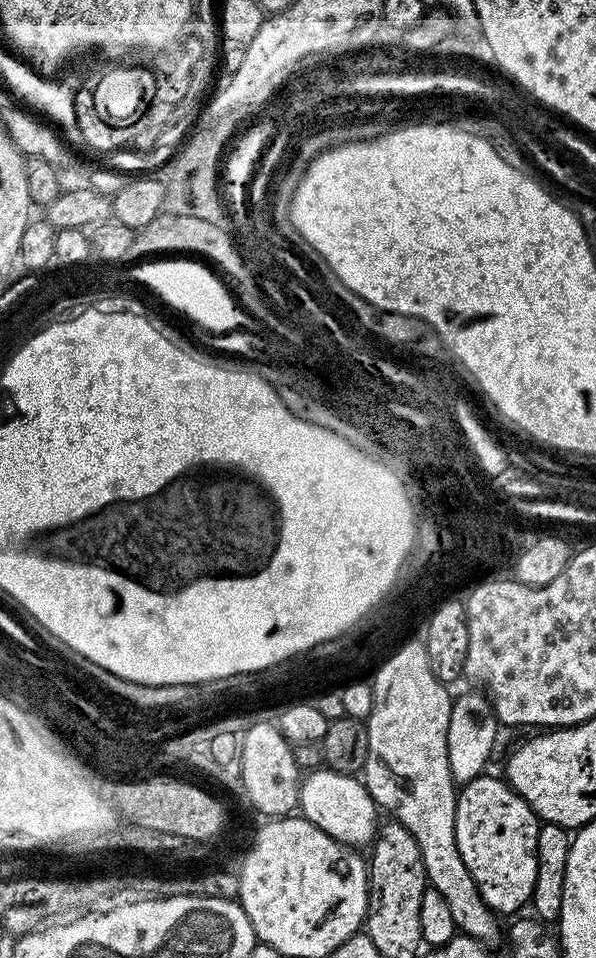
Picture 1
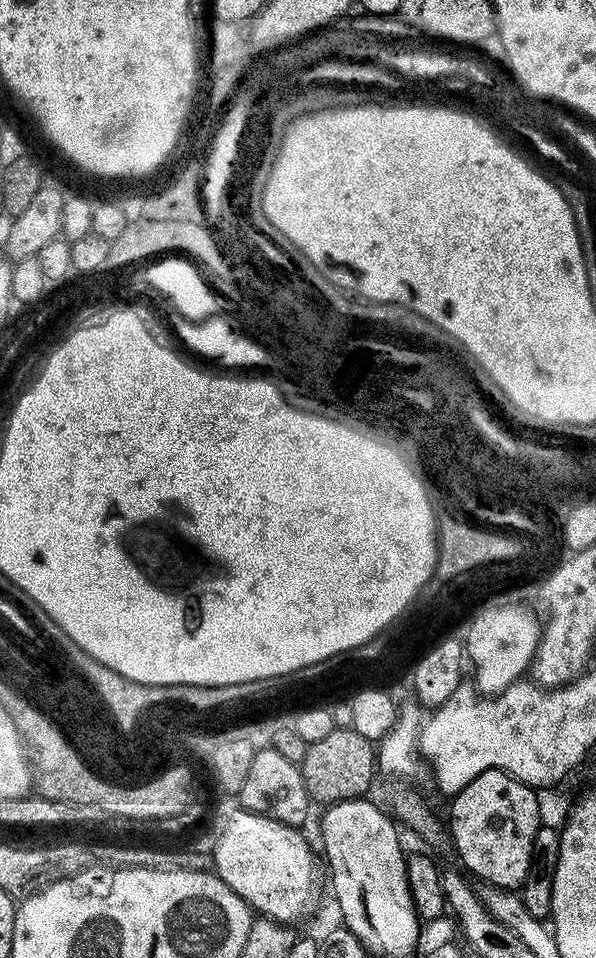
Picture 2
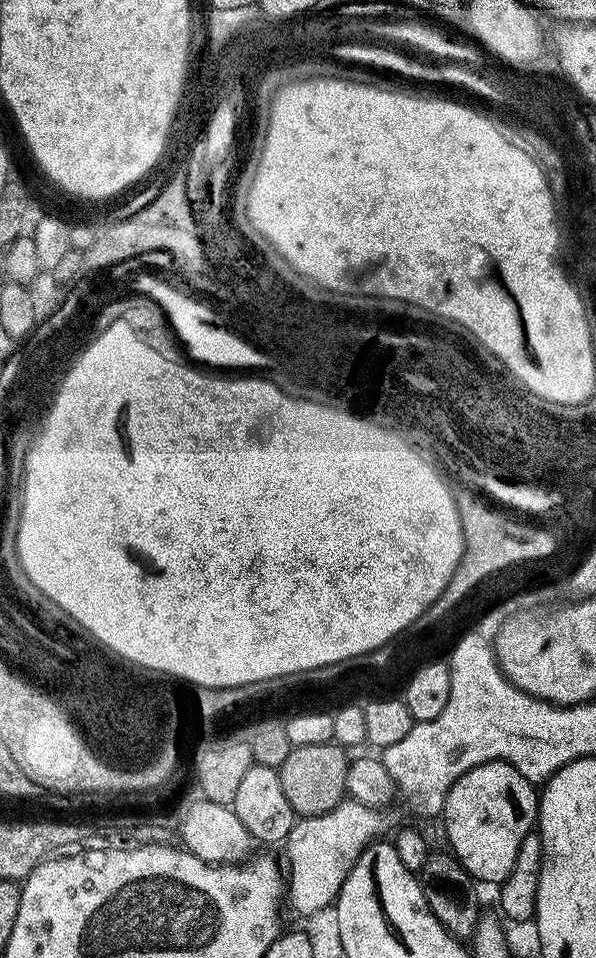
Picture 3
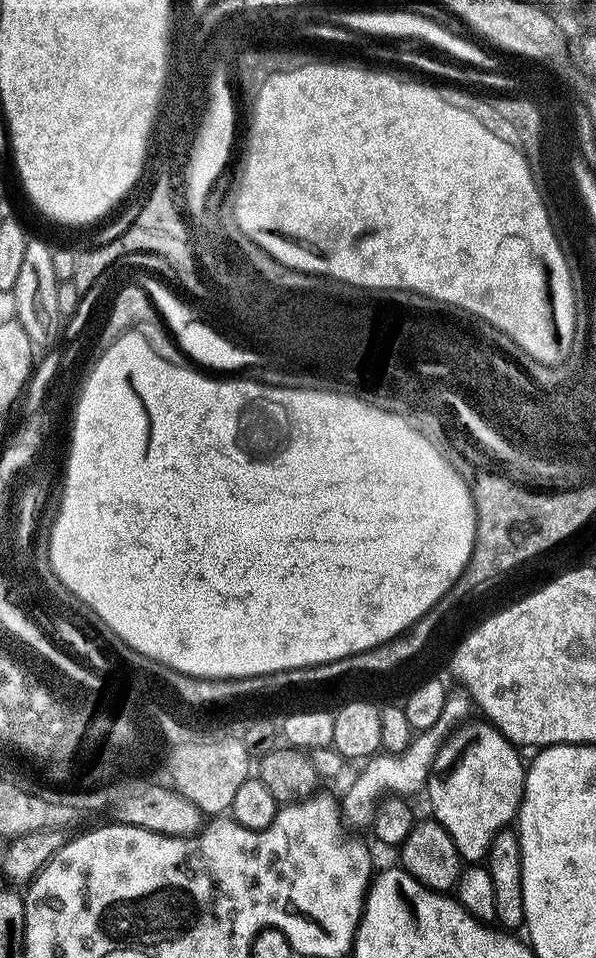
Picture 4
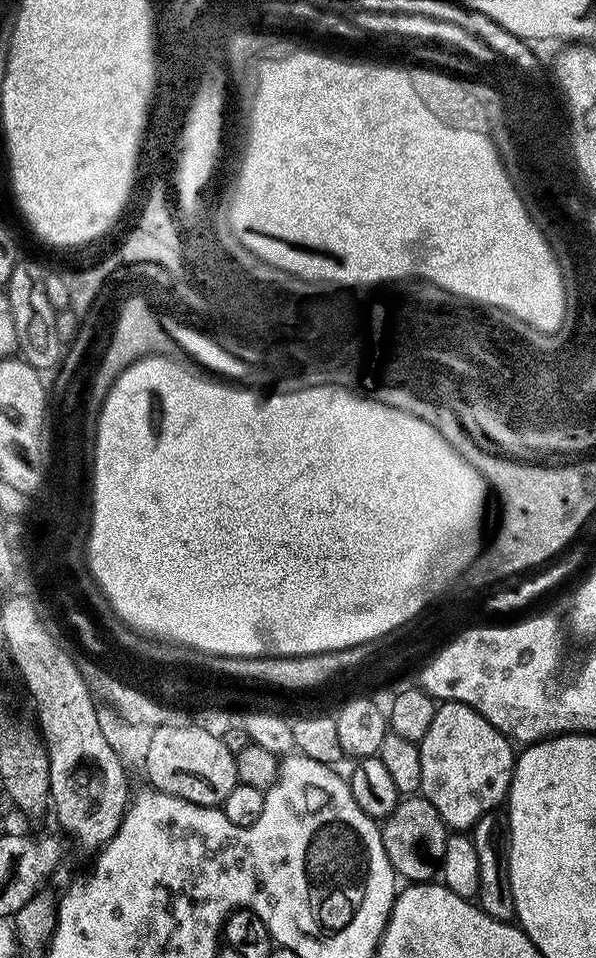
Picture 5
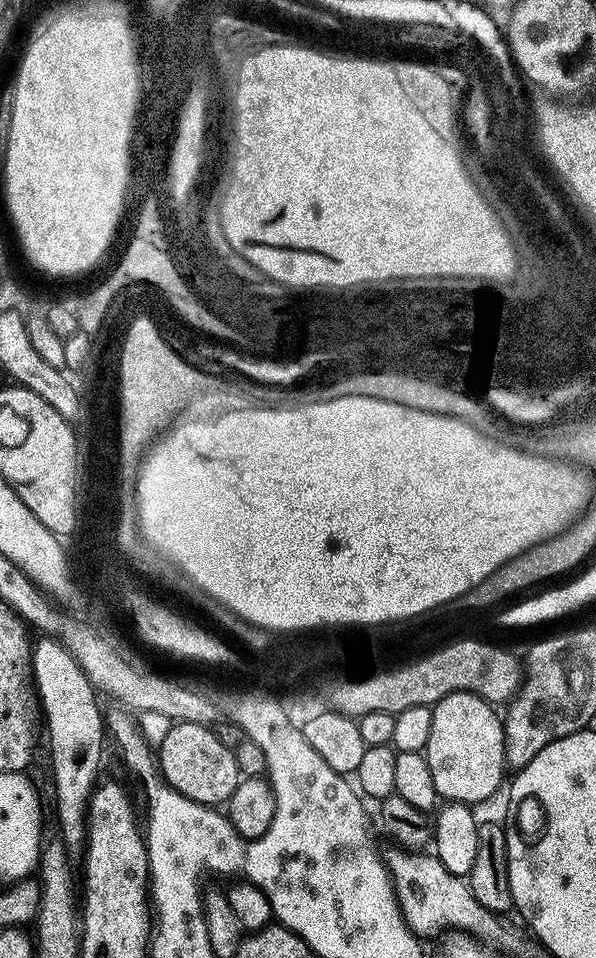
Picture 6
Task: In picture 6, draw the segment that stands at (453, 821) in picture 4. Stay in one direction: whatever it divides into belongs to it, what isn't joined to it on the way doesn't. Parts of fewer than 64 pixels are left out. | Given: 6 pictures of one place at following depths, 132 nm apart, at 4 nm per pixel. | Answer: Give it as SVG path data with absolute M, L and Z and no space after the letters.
M452 692L437 704L431 705L431 724L427 728L426 755L430 774L434 778L434 790L441 801L477 806L488 800L505 783L506 773L506 737L501 717L496 716L497 709L481 696L473 692Z

